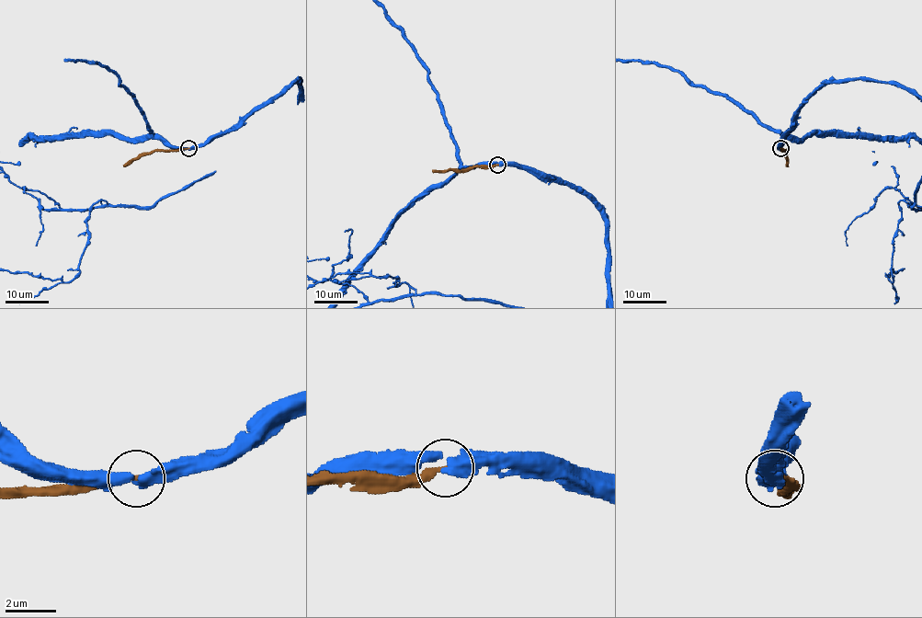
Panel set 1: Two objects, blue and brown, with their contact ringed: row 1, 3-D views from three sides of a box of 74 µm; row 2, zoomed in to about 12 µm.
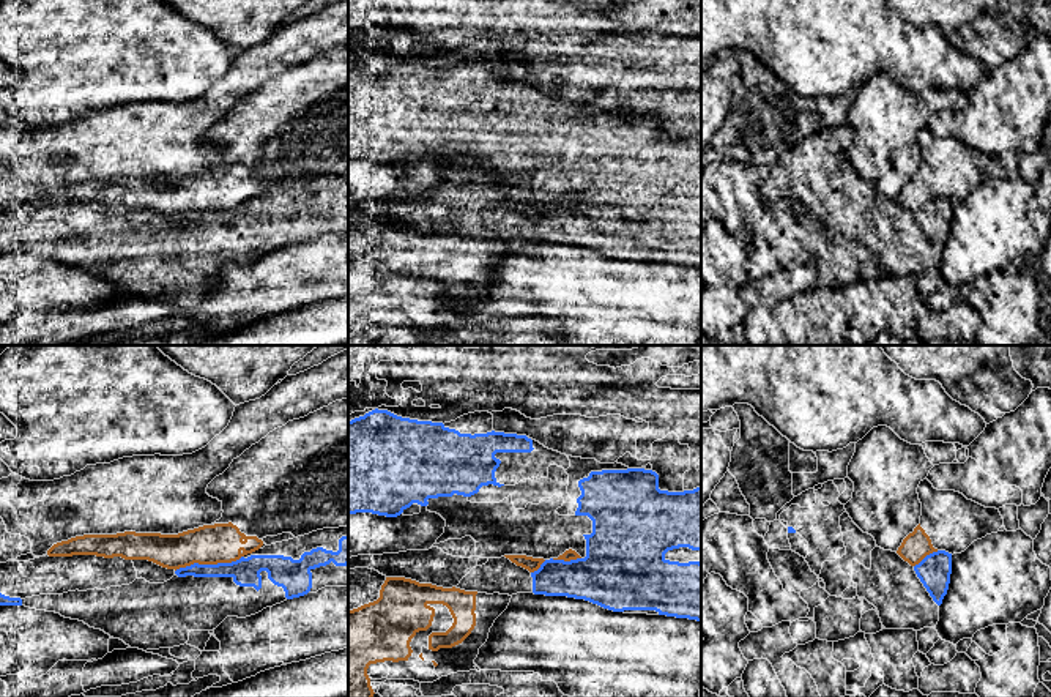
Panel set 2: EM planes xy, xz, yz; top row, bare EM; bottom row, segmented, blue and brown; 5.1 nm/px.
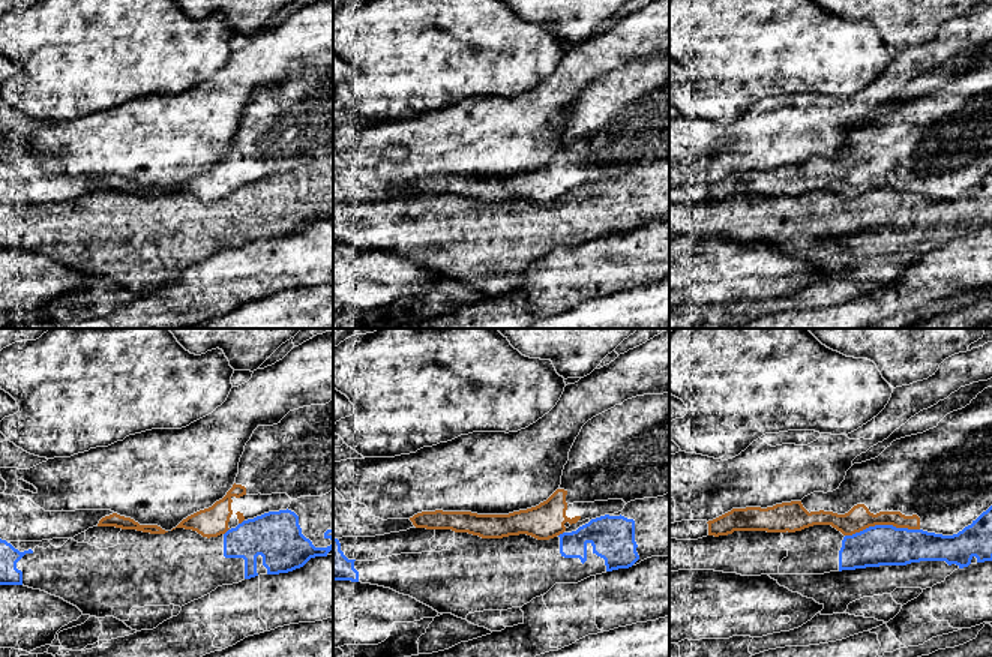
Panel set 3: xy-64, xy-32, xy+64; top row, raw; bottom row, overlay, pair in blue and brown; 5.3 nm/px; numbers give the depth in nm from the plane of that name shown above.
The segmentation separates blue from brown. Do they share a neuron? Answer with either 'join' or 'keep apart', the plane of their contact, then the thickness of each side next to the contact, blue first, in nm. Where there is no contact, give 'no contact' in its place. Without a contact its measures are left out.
keep apart; contact in xy; calibres 140 and 200 nm

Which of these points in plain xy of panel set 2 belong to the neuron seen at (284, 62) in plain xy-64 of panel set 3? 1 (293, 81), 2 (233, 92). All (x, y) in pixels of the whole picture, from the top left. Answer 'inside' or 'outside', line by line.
1: outside
2: inside

